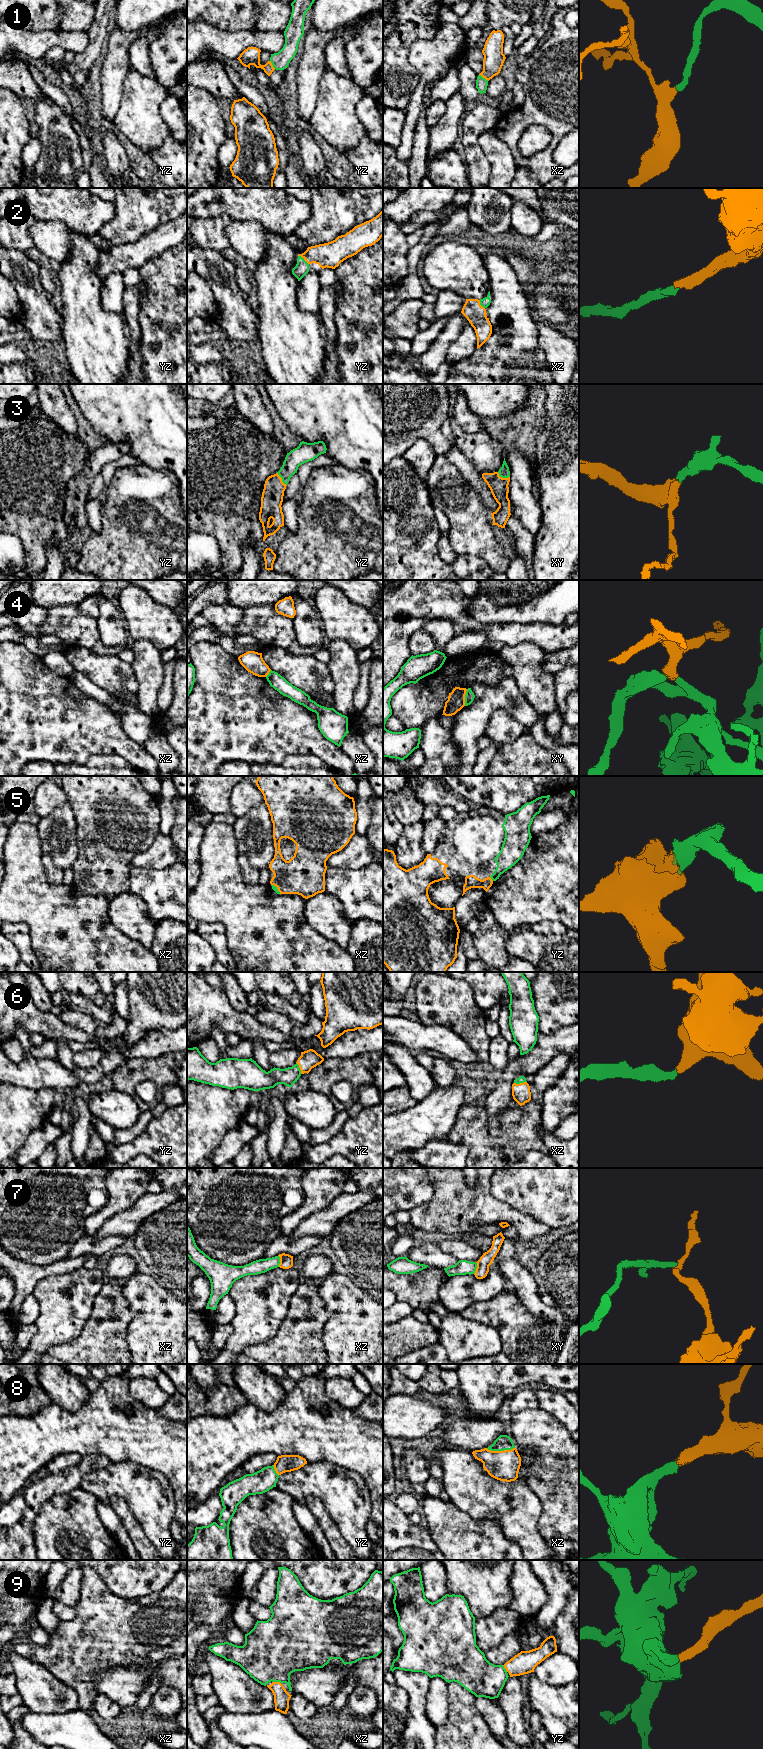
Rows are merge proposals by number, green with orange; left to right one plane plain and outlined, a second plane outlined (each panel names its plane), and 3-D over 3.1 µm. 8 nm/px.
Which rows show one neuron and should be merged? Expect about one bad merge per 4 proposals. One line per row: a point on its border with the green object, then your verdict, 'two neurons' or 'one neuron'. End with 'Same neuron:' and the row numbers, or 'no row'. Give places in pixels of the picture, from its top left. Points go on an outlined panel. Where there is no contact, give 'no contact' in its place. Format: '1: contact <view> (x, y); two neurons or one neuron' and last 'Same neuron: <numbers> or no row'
1: contact xz (484, 78); one neuron
2: contact yz (303, 259); one neuron
3: contact xy (503, 477); one neuron
4: contact xy (465, 697); one neuron
5: contact yz (491, 878); one neuron
6: contact xz (520, 1082); one neuron
7: contact xy (476, 1267); two neurons
8: contact xz (500, 1450); one neuron
9: contact xz (277, 1681); one neuron
Same neuron: 1, 2, 3, 4, 5, 6, 8, 9

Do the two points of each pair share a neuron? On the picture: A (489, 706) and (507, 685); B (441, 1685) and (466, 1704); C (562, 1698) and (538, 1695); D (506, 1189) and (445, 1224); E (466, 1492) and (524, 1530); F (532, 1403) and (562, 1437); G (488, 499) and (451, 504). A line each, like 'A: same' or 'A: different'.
A: same
B: different
C: same
D: different
E: same
F: different
G: different

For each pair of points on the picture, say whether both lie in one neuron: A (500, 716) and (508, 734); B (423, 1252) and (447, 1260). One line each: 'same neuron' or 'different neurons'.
A: same neuron
B: same neuron

